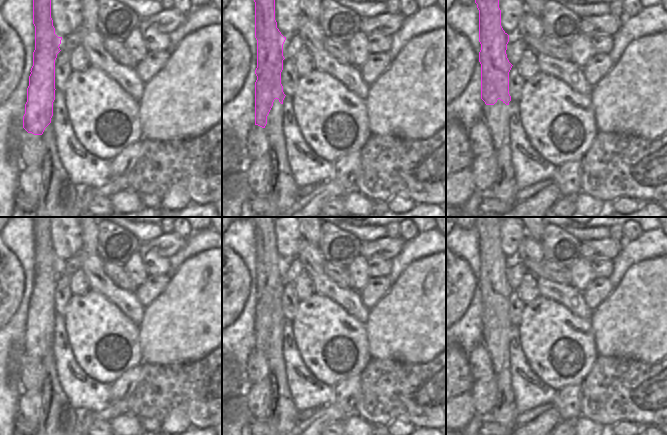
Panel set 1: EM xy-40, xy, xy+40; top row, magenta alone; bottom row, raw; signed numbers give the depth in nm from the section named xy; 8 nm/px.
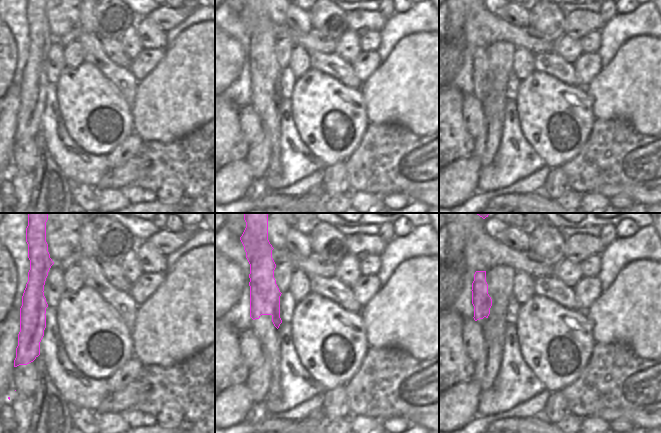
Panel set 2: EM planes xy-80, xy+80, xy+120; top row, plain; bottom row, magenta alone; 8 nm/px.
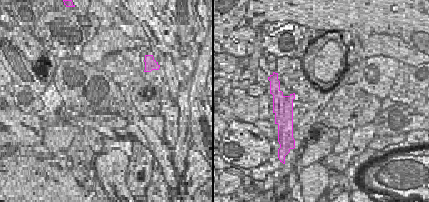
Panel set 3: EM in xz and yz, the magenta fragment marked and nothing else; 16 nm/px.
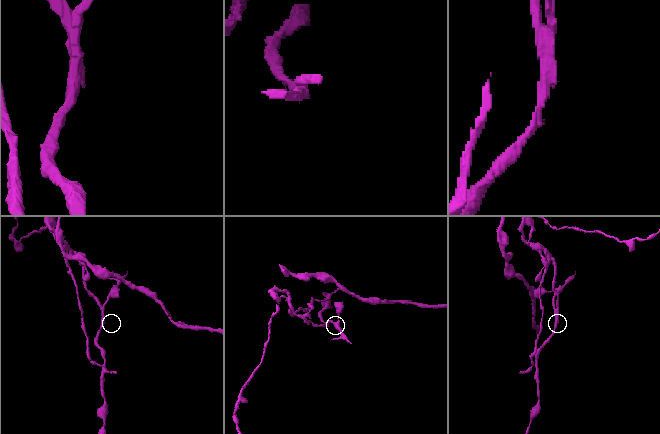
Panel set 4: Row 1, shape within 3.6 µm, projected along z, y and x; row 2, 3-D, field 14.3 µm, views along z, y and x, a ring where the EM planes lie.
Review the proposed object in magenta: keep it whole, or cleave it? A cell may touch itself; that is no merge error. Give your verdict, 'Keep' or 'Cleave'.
Cleave

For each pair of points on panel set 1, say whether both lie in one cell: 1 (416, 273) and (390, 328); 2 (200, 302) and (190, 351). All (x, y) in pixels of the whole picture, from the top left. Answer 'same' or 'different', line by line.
1: same
2: same

